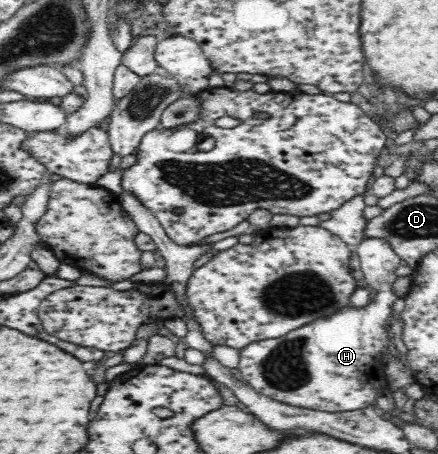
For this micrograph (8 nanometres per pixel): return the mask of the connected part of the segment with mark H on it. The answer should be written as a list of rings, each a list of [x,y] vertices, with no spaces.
[[[381,237],[364,238],[358,244],[357,253],[365,281],[376,291],[374,299],[370,299],[370,303],[364,307],[346,306],[328,317],[314,319],[298,329],[289,331],[282,337],[256,341],[239,349],[238,371],[256,392],[280,403],[328,413],[366,409],[375,405],[378,396],[389,394],[385,382],[384,358],[389,354],[390,342],[394,339],[390,323],[394,316],[392,307],[398,299],[390,287],[396,281],[394,270],[400,267],[401,257],[392,249],[388,240]]]

